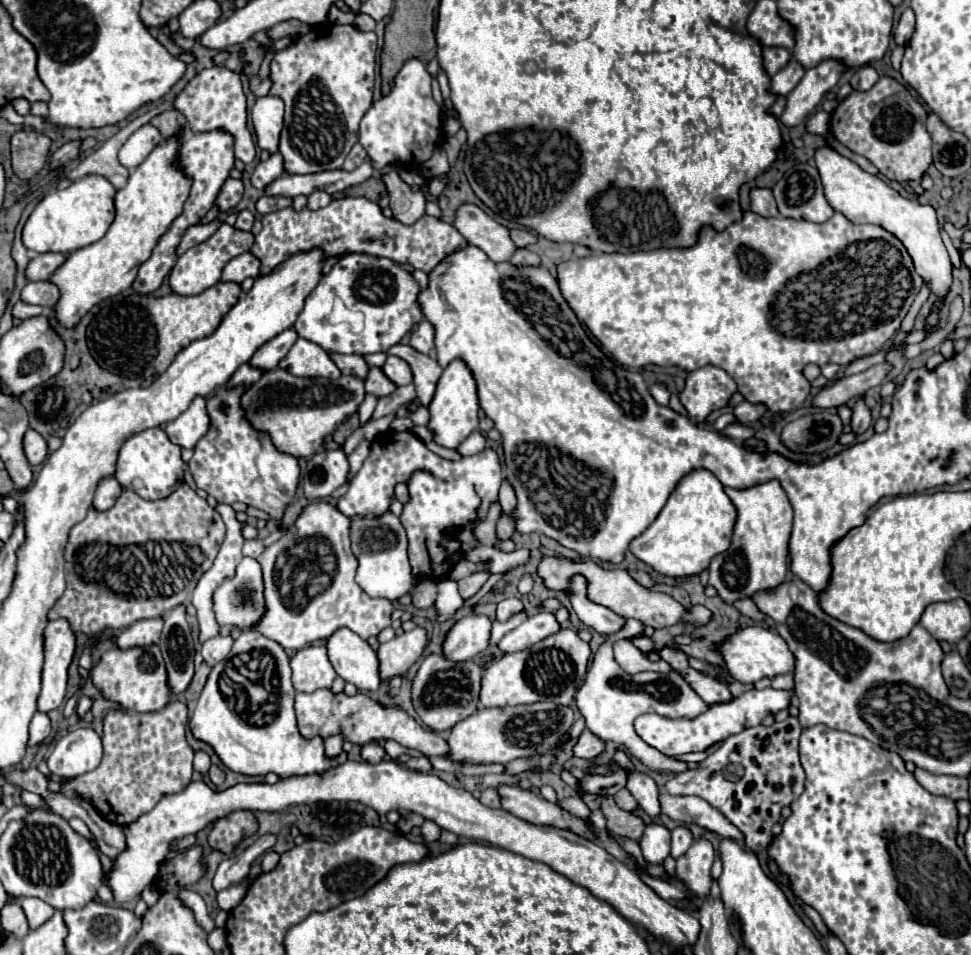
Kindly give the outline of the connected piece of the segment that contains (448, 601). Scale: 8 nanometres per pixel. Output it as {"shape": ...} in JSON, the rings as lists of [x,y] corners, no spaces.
{"shape":[[[447,579],[437,583],[435,607],[439,611],[439,621],[445,621],[455,613],[455,597],[461,597],[459,591],[457,591],[457,583],[447,581]]]}

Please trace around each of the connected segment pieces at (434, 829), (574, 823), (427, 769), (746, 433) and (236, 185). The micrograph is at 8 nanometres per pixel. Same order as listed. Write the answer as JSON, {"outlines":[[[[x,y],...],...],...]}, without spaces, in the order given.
{"outlines":[[[[425,821],[423,825],[421,825],[421,837],[425,839],[425,841],[437,841],[439,839],[439,835],[441,835],[441,829],[437,827],[437,823],[433,823],[433,821]]],[[[503,785],[499,787],[503,809],[511,815],[531,823],[531,825],[547,825],[557,829],[569,829],[571,833],[595,841],[597,833],[579,817],[573,817],[569,811],[561,809],[557,803],[545,801],[541,795],[525,791],[521,787]]],[[[413,757],[405,765],[409,769],[413,769],[413,771],[423,771],[423,773],[431,773],[433,771],[433,765],[431,765],[431,761],[427,757]]],[[[730,424],[725,427],[725,429],[721,429],[719,431],[719,435],[723,435],[723,437],[727,437],[727,439],[731,439],[731,441],[741,441],[741,439],[749,439],[749,437],[753,437],[755,435],[755,431],[751,429],[751,427],[747,427],[747,425],[743,424]]],[[[227,179],[227,183],[223,185],[221,195],[215,201],[215,205],[221,211],[229,211],[241,201],[241,195],[243,195],[243,183],[239,179]]]]}

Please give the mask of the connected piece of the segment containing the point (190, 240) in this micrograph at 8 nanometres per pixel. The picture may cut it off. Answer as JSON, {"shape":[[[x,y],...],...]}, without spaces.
{"shape":[[[215,219],[215,221],[211,221],[211,223],[203,223],[203,225],[189,227],[189,231],[183,235],[183,239],[181,239],[179,247],[177,247],[177,253],[183,255],[187,249],[191,249],[191,247],[195,247],[195,245],[207,241],[207,239],[221,227],[221,223],[223,223],[223,221]]]}

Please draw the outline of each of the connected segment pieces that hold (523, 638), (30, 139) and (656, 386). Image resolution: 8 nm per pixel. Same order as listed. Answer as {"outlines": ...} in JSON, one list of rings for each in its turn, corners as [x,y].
{"outlines":[[[[541,611],[533,617],[529,617],[523,625],[519,625],[517,629],[509,631],[501,641],[499,641],[499,649],[505,653],[517,653],[517,651],[525,651],[527,647],[543,641],[549,635],[555,635],[561,629],[561,625],[557,623],[553,613]]],[[[21,129],[11,137],[11,157],[13,157],[13,173],[29,181],[33,179],[49,157],[49,145],[51,139],[47,135],[41,135],[37,131]]],[[[653,383],[651,387],[649,387],[649,391],[651,391],[651,395],[653,395],[653,399],[659,403],[659,405],[669,405],[669,391],[667,391],[667,387],[663,385],[663,383]]]]}

